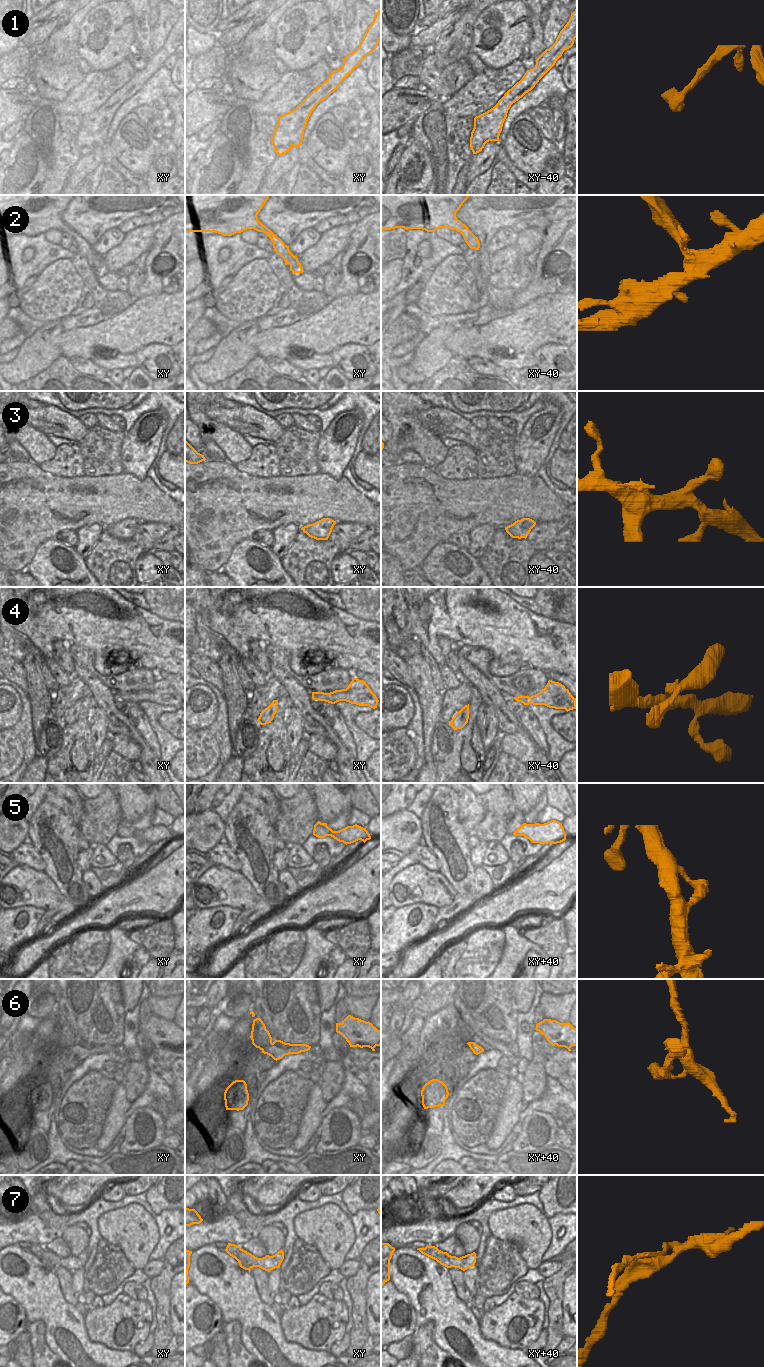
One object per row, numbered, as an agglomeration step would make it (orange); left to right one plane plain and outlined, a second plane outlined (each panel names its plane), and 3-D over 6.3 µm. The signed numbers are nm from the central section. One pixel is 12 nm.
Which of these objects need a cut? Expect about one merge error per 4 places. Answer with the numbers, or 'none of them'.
1, 6, 7

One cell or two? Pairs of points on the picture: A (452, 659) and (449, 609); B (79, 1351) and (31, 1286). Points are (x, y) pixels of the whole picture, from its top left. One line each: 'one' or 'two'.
A: two
B: one

